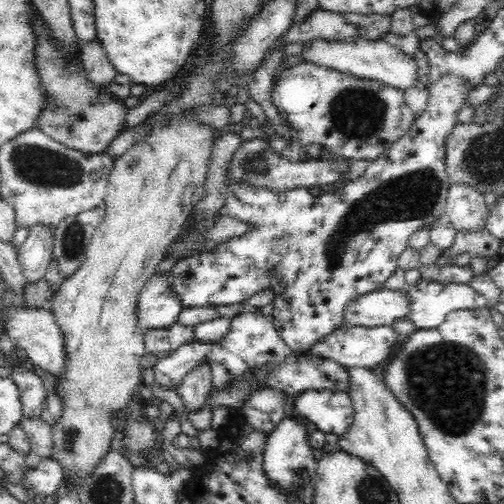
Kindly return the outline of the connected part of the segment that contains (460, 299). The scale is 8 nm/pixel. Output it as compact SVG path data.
M418 280L404 291L412 299L408 319L419 329L432 330L439 327L454 310L472 310L486 305L486 299L465 284L442 284Z

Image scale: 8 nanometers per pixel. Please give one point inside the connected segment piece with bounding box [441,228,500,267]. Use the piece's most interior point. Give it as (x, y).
(482, 244)

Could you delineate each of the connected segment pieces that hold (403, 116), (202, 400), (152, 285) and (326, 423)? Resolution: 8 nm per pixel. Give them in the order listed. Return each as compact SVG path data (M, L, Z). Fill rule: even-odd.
M304 62L290 68L280 68L280 77L273 84L271 98L278 113L288 121L300 142L304 154L319 159L319 152L326 146L344 157L372 162L404 137L414 125L416 116L404 99L404 91L382 85L377 81L358 78L341 70Z
M198 366L188 374L177 388L178 396L188 413L194 414L207 406L211 392L211 375L207 366Z
M167 273L156 274L140 290L136 305L137 329L142 334L148 330L162 330L177 322L182 312L180 301L167 286Z
M307 388L292 402L293 418L324 434L346 434L353 421L353 406L346 392Z

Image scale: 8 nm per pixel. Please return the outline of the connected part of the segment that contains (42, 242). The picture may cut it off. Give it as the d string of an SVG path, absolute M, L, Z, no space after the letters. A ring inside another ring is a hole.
M36 223L30 227L28 240L17 247L18 261L27 281L44 278L52 260L53 242L54 226Z

